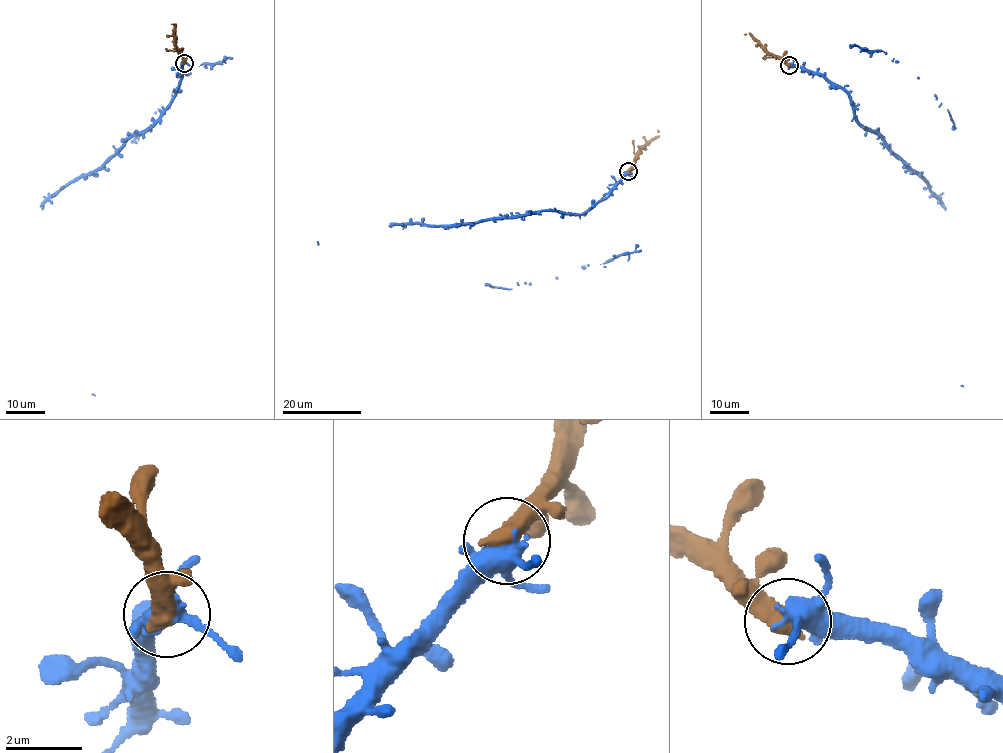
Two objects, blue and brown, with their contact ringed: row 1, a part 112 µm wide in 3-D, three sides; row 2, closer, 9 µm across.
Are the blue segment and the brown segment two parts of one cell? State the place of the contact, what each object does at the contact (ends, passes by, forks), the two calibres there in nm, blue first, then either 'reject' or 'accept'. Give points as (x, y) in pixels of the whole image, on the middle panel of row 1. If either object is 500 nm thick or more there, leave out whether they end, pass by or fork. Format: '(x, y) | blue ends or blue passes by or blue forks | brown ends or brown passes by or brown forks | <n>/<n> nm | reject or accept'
(628, 171) | 360/600 nm | accept

